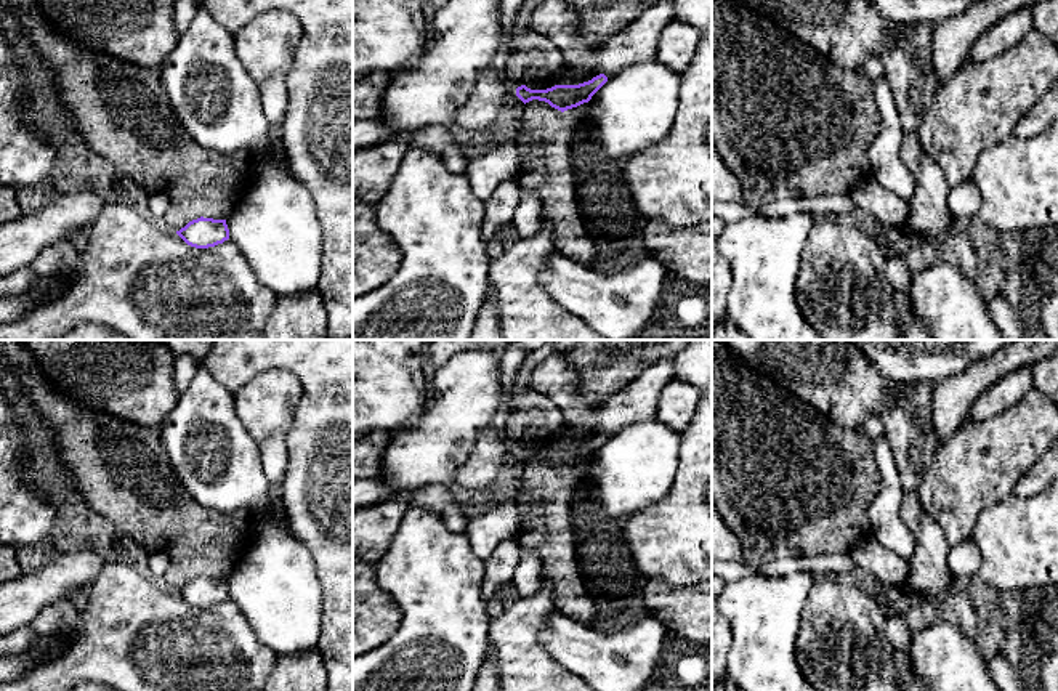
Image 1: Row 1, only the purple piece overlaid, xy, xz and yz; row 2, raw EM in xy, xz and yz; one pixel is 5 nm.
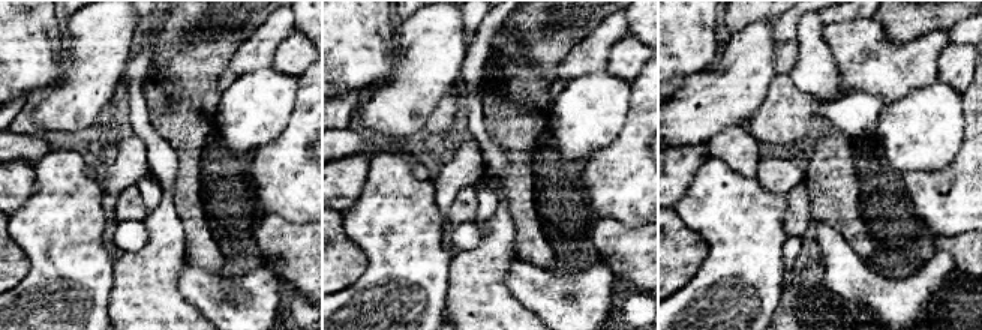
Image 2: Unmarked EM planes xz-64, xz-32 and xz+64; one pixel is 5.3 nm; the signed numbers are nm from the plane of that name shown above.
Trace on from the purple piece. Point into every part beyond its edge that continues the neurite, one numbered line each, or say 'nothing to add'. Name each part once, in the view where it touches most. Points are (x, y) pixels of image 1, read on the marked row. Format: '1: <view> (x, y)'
nothing to add

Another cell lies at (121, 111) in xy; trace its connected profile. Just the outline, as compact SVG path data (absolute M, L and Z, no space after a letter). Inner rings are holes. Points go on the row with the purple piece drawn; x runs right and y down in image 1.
M71 45L67 58L58 58L51 48L38 50L38 56L56 71L59 83L58 96L69 111L72 130L80 135L83 143L95 154L111 162L147 196L168 196L170 205L160 220L162 228L176 232L200 216L226 220L234 212L236 204L247 188L248 157L242 152L221 154L212 147L202 147L183 130L164 91L160 67L141 67L82 45Z

